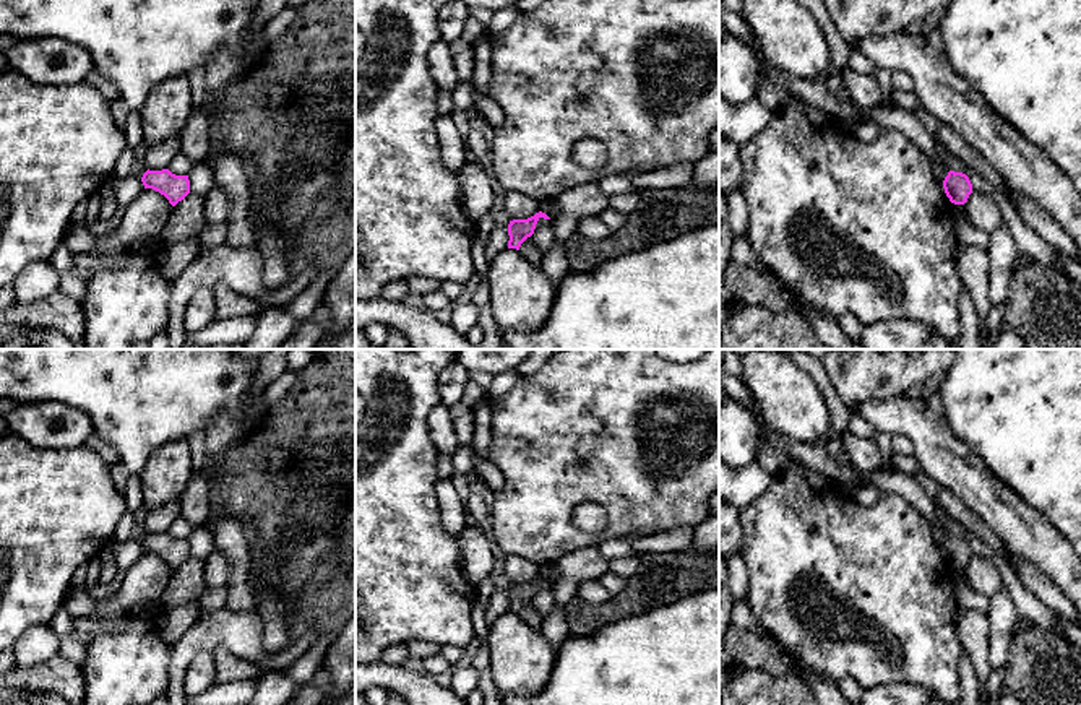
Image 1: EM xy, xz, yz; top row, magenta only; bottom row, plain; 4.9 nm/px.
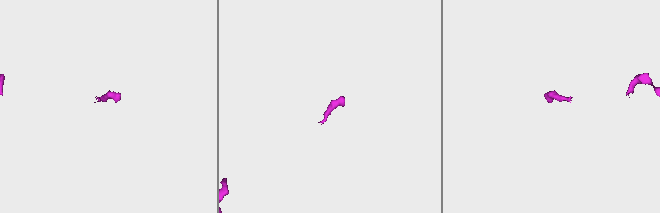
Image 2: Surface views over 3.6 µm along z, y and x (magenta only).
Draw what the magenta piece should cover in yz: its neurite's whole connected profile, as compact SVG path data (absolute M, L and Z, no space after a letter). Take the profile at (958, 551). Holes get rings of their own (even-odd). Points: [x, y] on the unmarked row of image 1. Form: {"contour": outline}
{"contour": "M950 534L943 544L946 560L954 569L964 569L972 557L972 547L963 536Z"}

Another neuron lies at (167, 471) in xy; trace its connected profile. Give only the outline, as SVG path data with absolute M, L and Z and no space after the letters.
M170 440L156 448L140 473L146 510L180 499L193 474L188 440Z

